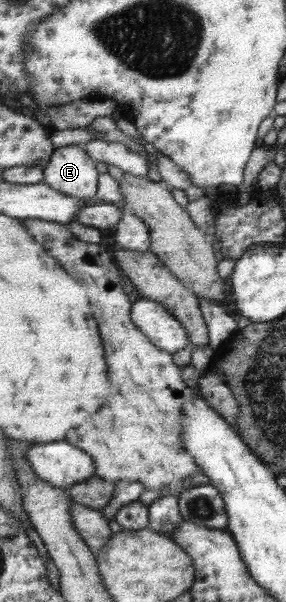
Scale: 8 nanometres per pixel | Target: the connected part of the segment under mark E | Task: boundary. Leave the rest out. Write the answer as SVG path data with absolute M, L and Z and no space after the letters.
M66 141L63 147L54 149L42 173L42 182L51 189L81 201L94 201L98 189L97 171L86 150L74 141Z

